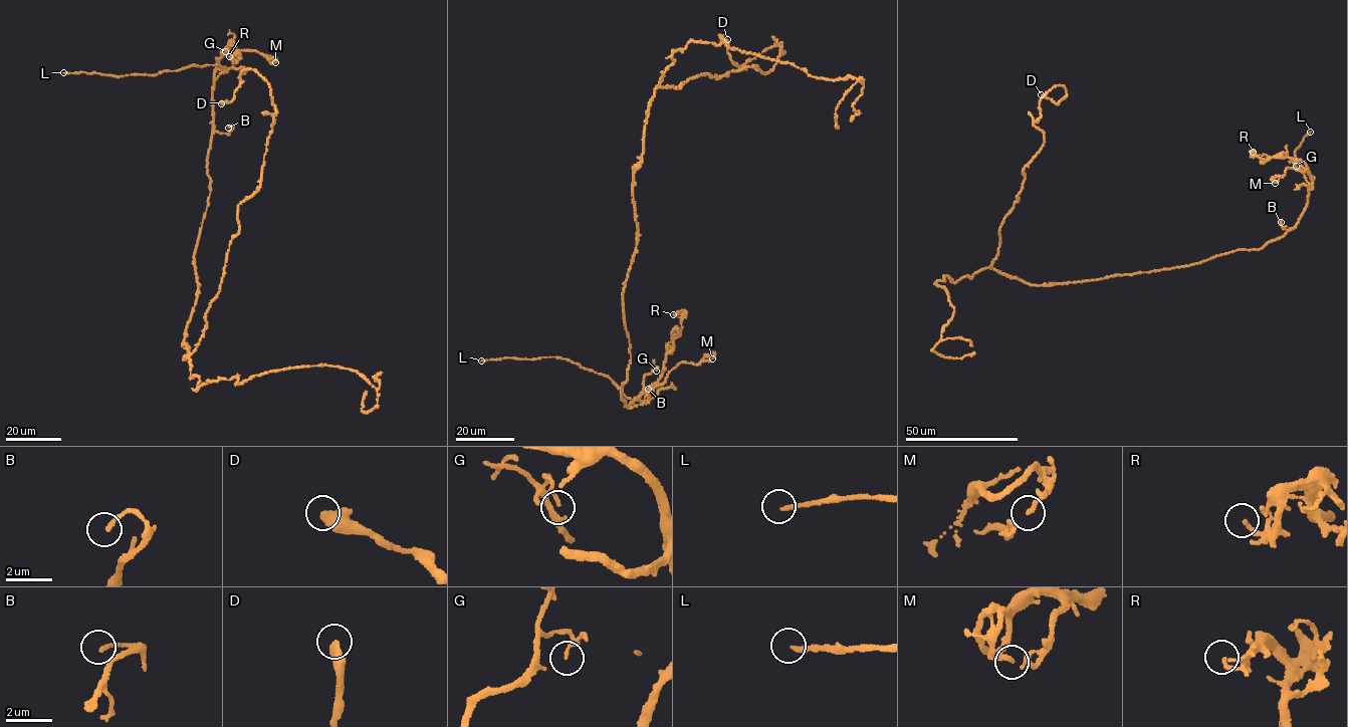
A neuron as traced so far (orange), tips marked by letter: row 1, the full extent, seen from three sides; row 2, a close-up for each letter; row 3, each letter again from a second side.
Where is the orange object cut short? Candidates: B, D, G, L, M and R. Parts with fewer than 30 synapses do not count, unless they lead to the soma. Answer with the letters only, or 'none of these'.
L

